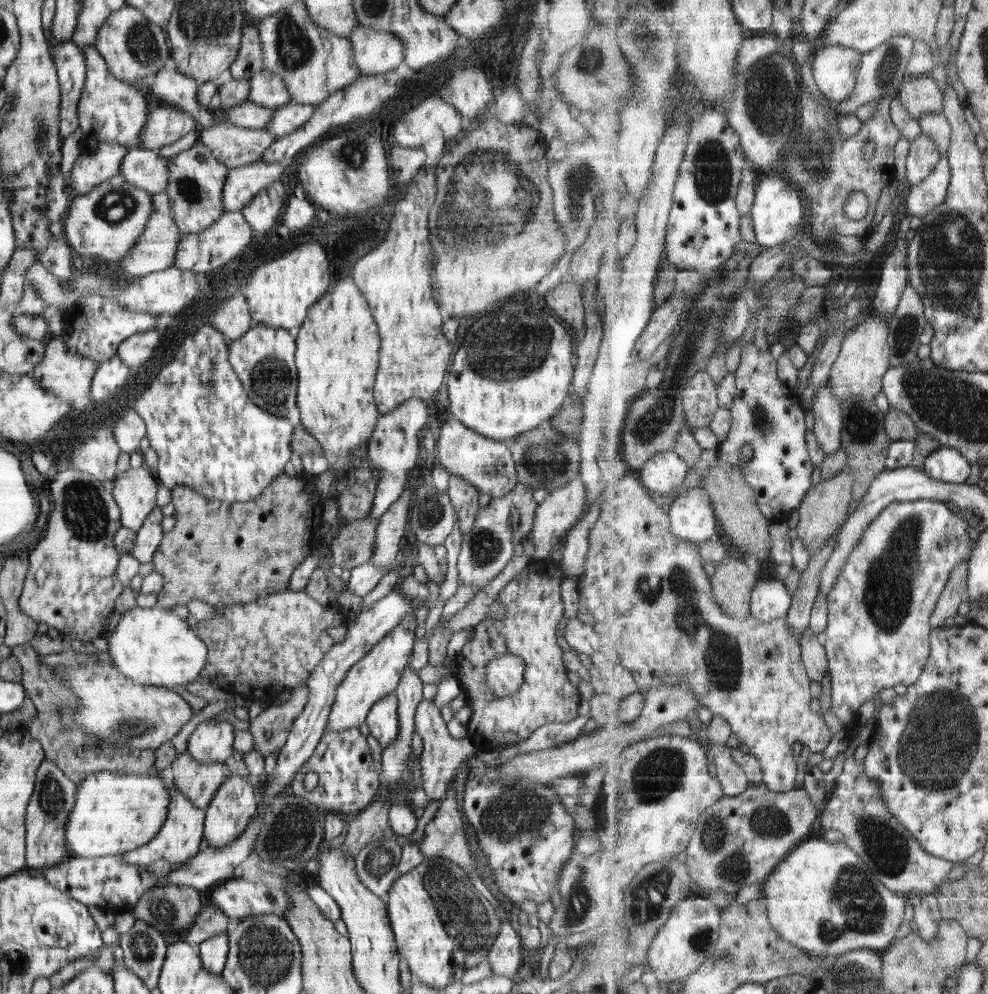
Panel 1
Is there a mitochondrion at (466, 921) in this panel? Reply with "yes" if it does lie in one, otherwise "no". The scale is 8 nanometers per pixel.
yes

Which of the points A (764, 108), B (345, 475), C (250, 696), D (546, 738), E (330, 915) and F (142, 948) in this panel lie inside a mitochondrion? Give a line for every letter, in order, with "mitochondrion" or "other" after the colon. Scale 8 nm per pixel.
A: mitochondrion
B: other
C: other
D: other
E: other
F: mitochondrion

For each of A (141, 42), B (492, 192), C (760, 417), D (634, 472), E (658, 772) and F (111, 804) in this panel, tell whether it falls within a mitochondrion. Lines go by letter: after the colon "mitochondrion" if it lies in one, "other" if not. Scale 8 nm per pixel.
A: mitochondrion
B: mitochondrion
C: mitochondrion
D: other
E: mitochondrion
F: other

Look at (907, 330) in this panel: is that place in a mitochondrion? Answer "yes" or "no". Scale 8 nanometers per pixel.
yes

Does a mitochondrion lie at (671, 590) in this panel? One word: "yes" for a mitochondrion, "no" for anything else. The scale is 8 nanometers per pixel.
yes

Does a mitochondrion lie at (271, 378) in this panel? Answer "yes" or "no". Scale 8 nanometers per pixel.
yes

